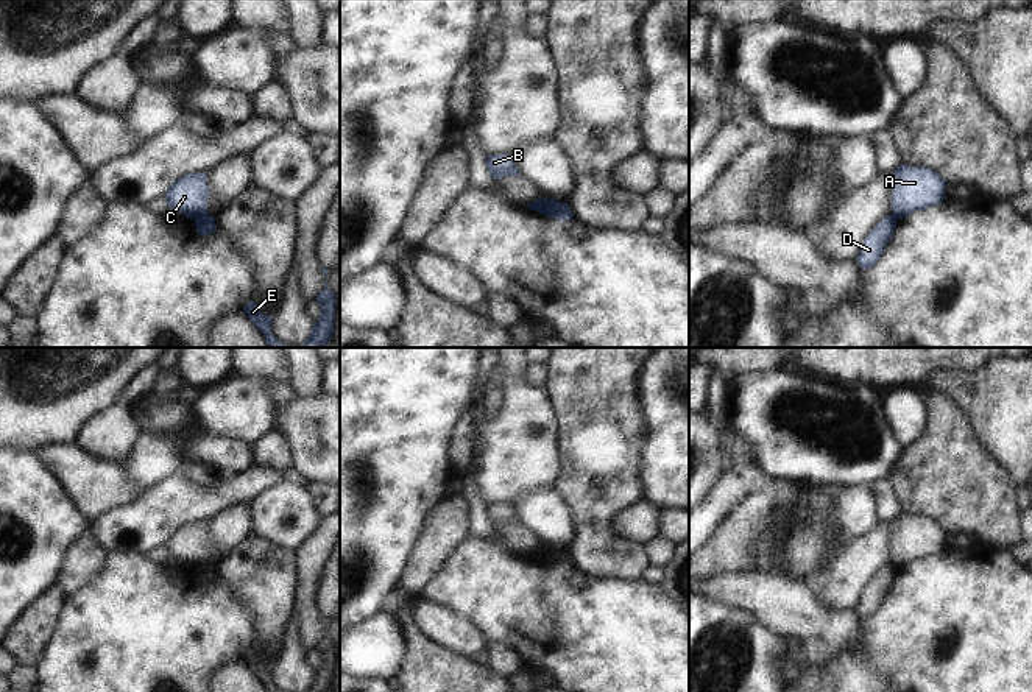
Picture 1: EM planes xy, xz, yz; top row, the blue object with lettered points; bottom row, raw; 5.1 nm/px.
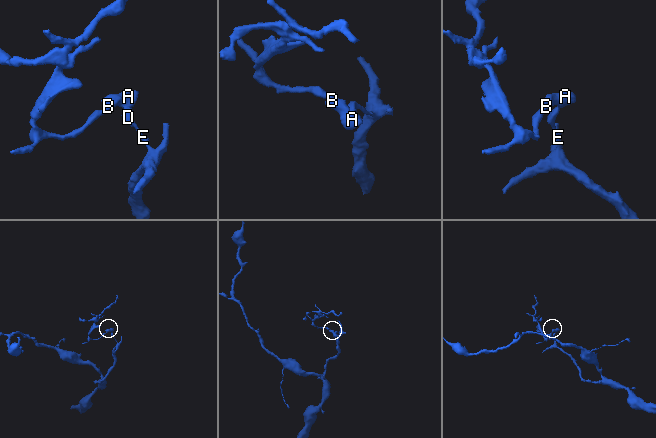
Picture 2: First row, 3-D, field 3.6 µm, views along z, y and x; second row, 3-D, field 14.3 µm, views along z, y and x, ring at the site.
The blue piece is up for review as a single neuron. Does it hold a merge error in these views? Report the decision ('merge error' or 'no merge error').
merge error

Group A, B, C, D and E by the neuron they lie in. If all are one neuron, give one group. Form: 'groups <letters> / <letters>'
groups A B C / D E

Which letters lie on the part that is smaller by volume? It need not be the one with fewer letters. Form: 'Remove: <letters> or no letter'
Remove: A, B, C

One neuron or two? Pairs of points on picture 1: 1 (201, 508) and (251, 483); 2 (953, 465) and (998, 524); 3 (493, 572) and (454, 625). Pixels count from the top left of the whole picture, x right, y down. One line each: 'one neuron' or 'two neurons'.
1: one neuron
2: one neuron
3: two neurons

